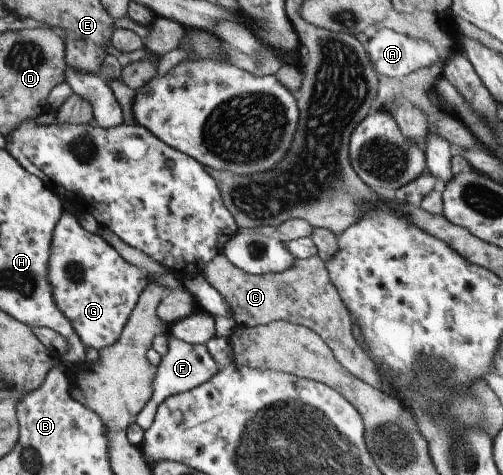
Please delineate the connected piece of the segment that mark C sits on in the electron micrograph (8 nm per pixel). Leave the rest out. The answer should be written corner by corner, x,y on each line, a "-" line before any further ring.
221,253
203,266
202,276
211,288
215,288
215,292
223,296
235,325
254,327
269,321
287,321
306,326
330,349
335,361
345,371
359,381
379,389
372,363
352,336
350,312
331,286
324,262
319,257
297,259
291,268
283,272
252,275
235,268

